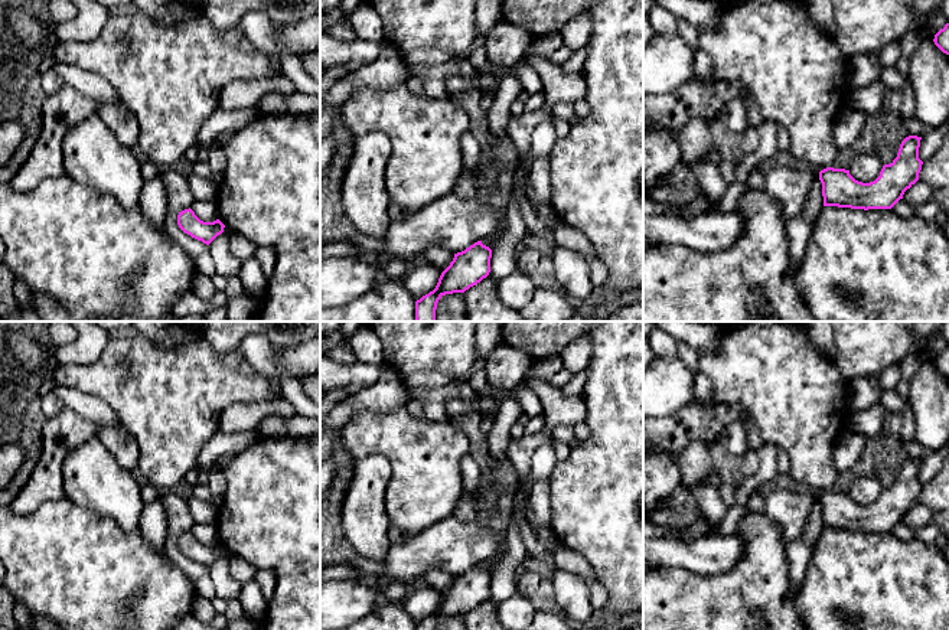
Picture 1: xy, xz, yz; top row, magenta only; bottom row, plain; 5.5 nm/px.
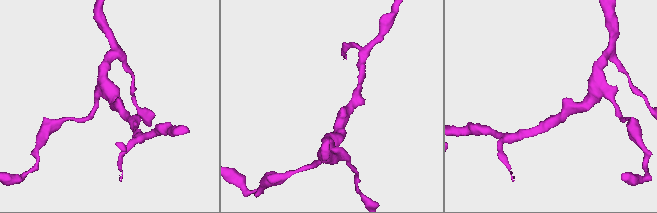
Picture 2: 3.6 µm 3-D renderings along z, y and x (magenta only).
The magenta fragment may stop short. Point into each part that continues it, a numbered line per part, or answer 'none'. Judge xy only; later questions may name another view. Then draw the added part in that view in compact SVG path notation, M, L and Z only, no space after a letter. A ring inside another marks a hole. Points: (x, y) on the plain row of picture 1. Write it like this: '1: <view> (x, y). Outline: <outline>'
none

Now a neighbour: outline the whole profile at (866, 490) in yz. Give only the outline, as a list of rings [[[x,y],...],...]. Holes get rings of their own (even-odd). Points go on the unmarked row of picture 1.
[[[861,476],[849,487],[849,497],[862,506],[874,505],[883,492],[883,486],[875,476]]]

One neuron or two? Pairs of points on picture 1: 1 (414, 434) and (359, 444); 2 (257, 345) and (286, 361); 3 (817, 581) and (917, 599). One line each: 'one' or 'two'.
1: one
2: one
3: one

